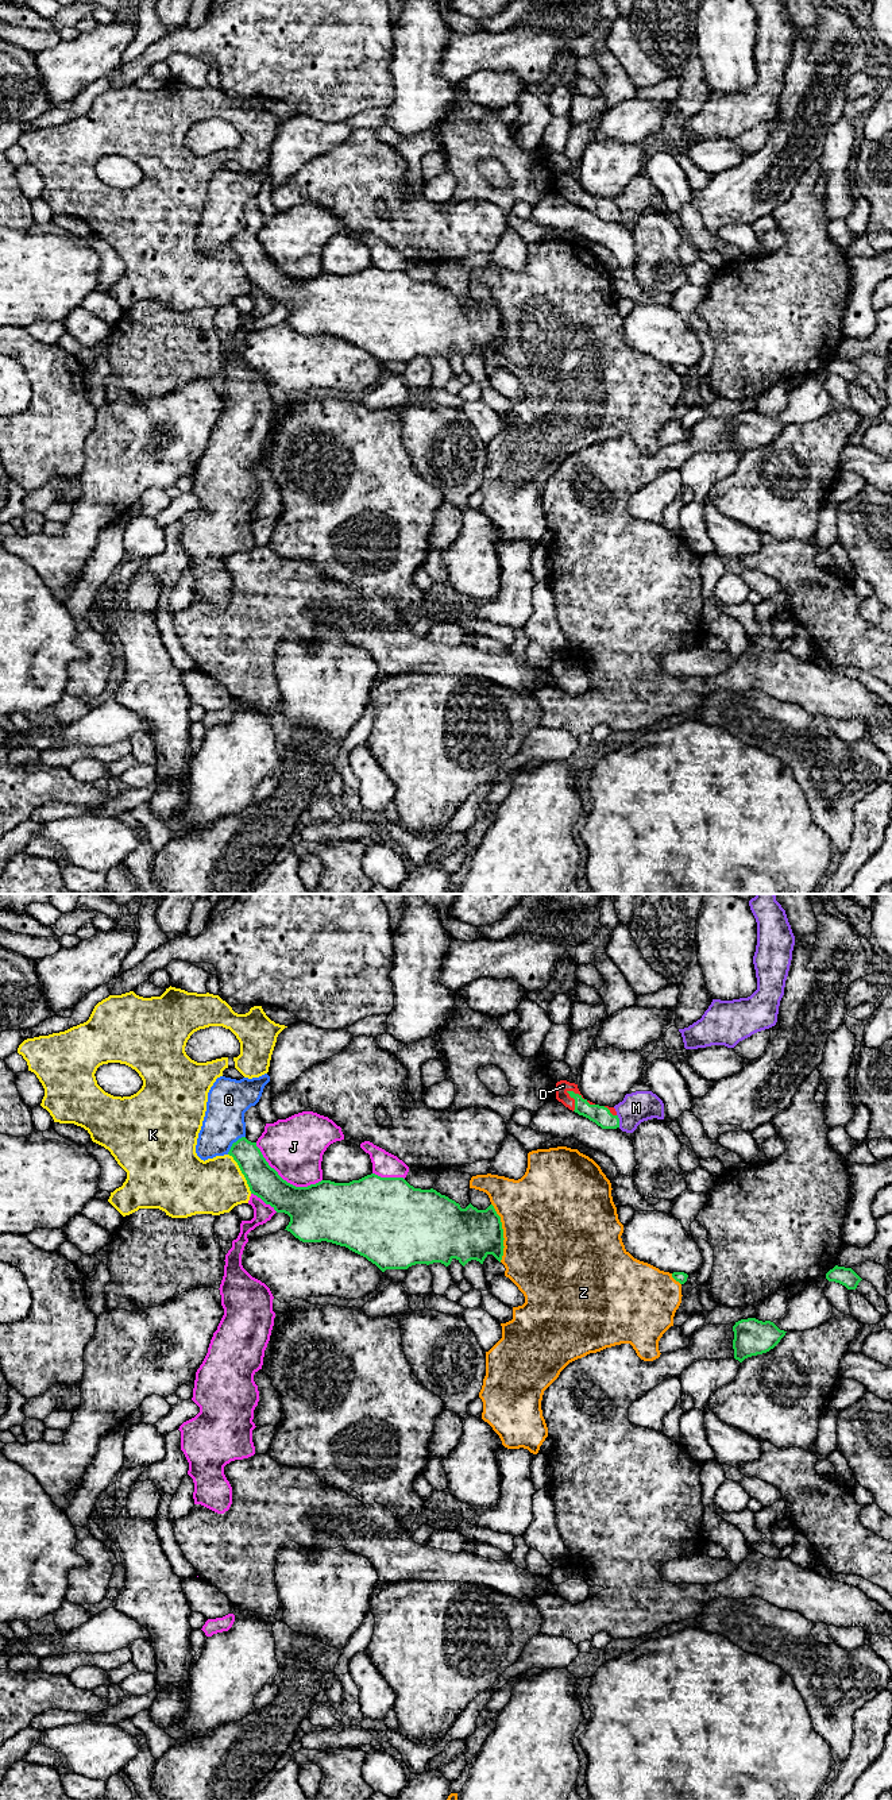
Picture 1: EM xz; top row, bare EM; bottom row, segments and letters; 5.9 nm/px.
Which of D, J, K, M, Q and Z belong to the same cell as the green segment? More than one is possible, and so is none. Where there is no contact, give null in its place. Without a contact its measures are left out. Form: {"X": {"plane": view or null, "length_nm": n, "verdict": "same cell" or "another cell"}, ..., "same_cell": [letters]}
{"D": {"plane": "xz", "length_nm": 130, "verdict": "same cell"}, "J": {"plane": "xz", "length_nm": 460, "verdict": "another cell"}, "K": {"plane": "xz", "length_nm": 280, "verdict": "another cell"}, "M": {"plane": "xz", "length_nm": 80, "verdict": "another cell"}, "Q": {"plane": "xz", "length_nm": 160, "verdict": "another cell"}, "Z": {"plane": "xz", "length_nm": 360, "verdict": "another cell"}, "same_cell": ["D"]}

